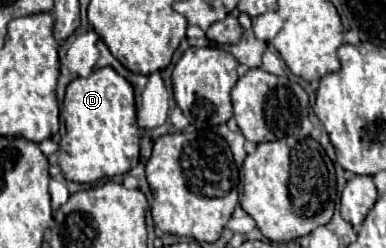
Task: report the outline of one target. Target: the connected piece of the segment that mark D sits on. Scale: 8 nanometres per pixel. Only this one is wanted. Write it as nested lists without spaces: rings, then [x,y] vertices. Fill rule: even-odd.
[[[110,66],[94,70],[88,78],[76,78],[66,88],[64,98],[66,134],[60,140],[58,164],[66,180],[92,184],[104,176],[126,174],[132,170],[132,160],[138,160],[140,128],[136,124],[134,90]]]

